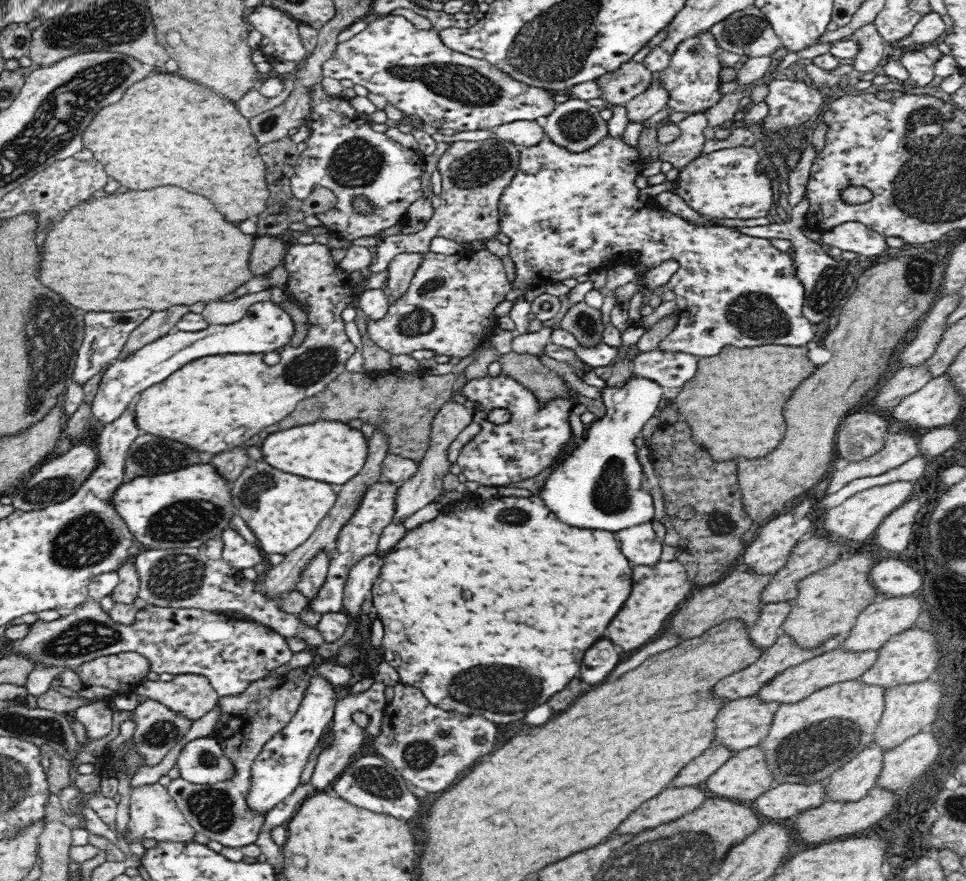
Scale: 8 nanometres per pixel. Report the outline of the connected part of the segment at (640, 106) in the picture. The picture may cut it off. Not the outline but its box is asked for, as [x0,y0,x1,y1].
[625,73,670,122]

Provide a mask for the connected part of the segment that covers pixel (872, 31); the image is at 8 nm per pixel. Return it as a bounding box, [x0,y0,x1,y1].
[853,22,885,72]

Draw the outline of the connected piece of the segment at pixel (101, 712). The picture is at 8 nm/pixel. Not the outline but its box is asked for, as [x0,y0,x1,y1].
[71,699,114,742]

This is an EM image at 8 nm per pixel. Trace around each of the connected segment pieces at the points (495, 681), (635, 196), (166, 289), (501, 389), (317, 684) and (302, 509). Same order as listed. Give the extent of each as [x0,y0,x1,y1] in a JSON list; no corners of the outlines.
[[372,497,632,724],[499,134,816,358],[38,186,254,312],[457,375,578,486],[247,675,337,814],[230,460,336,555]]

